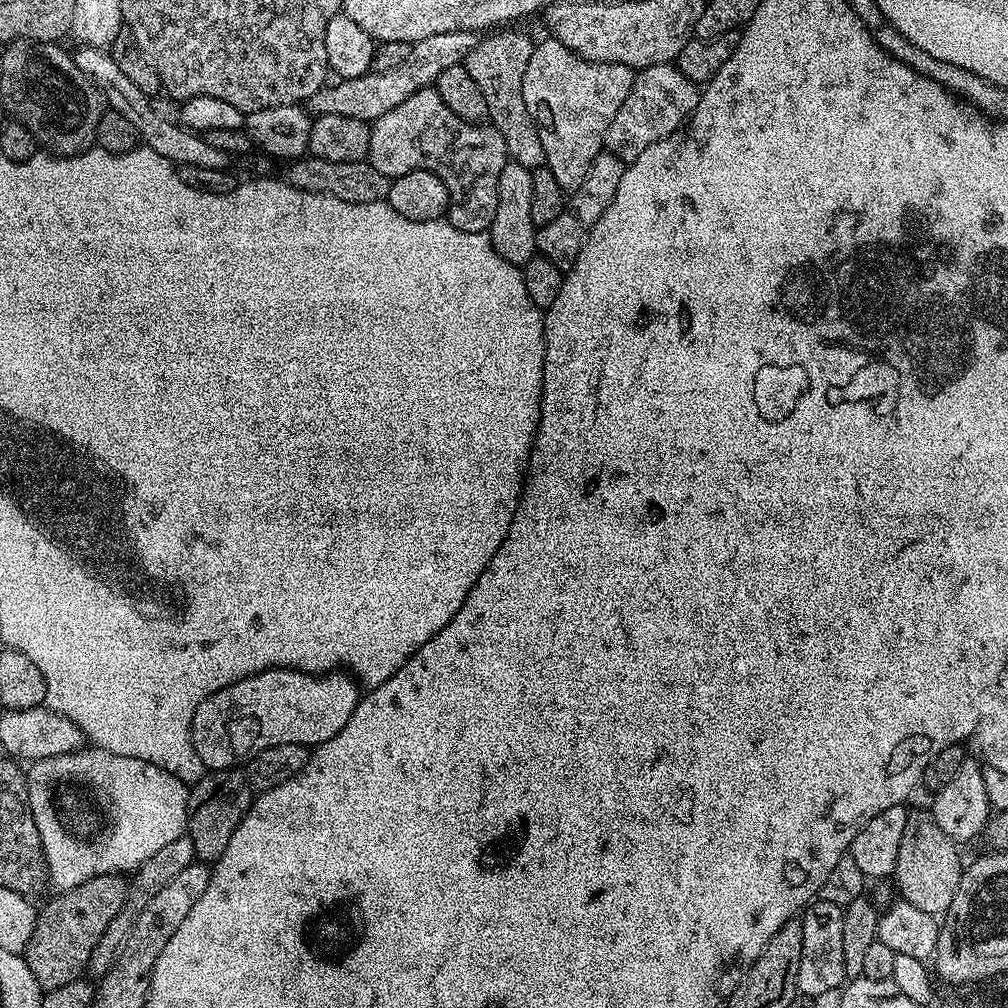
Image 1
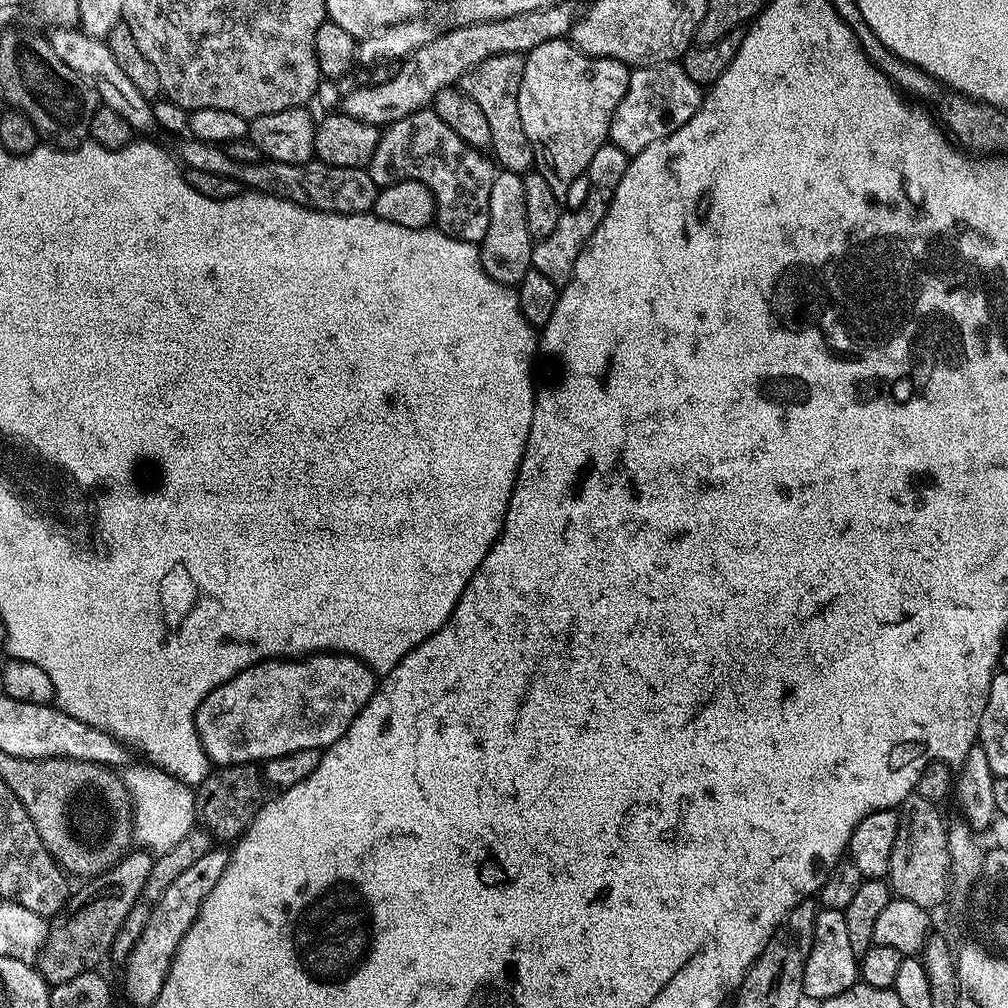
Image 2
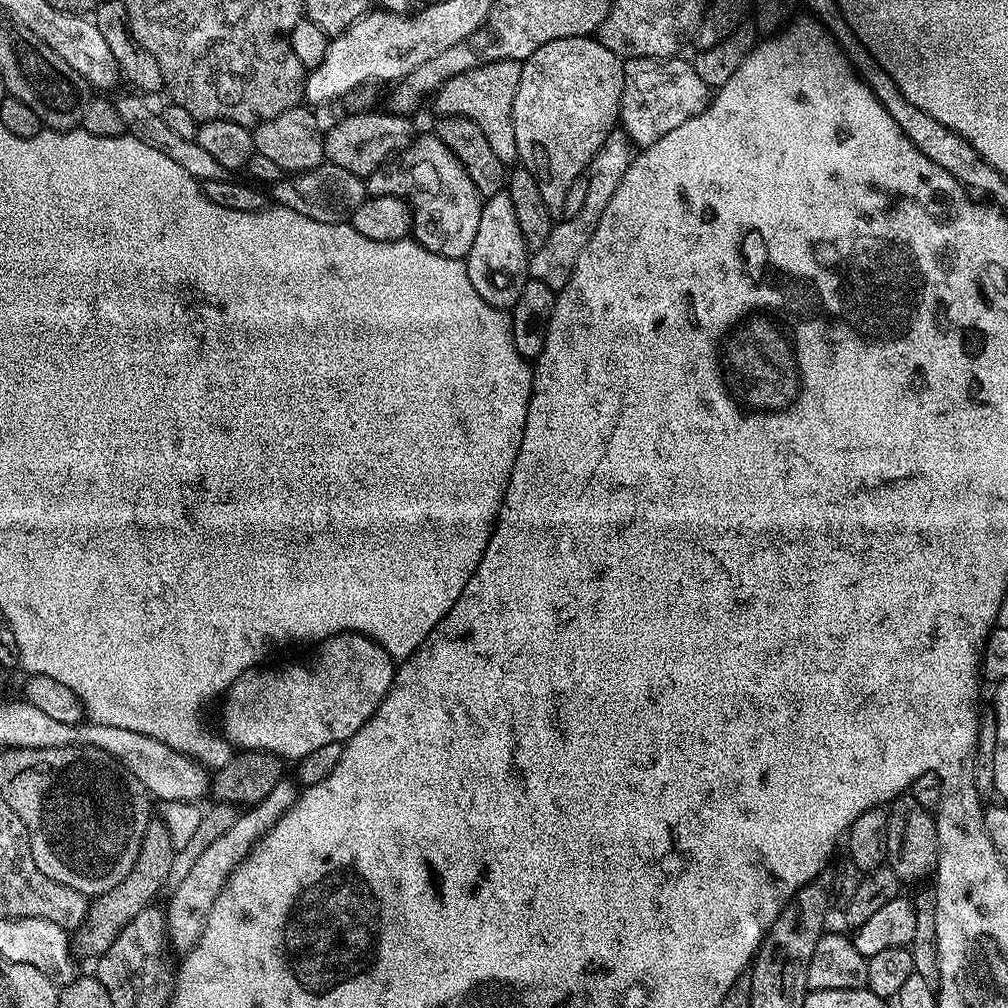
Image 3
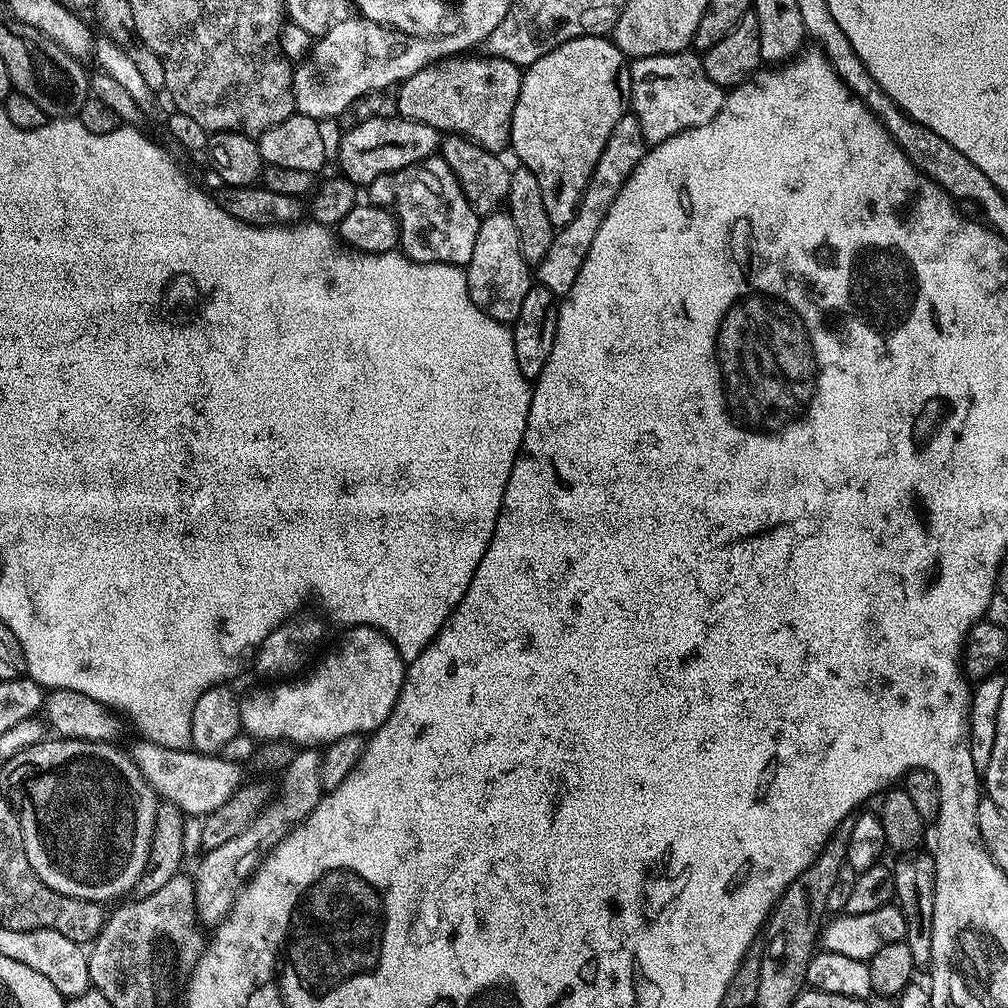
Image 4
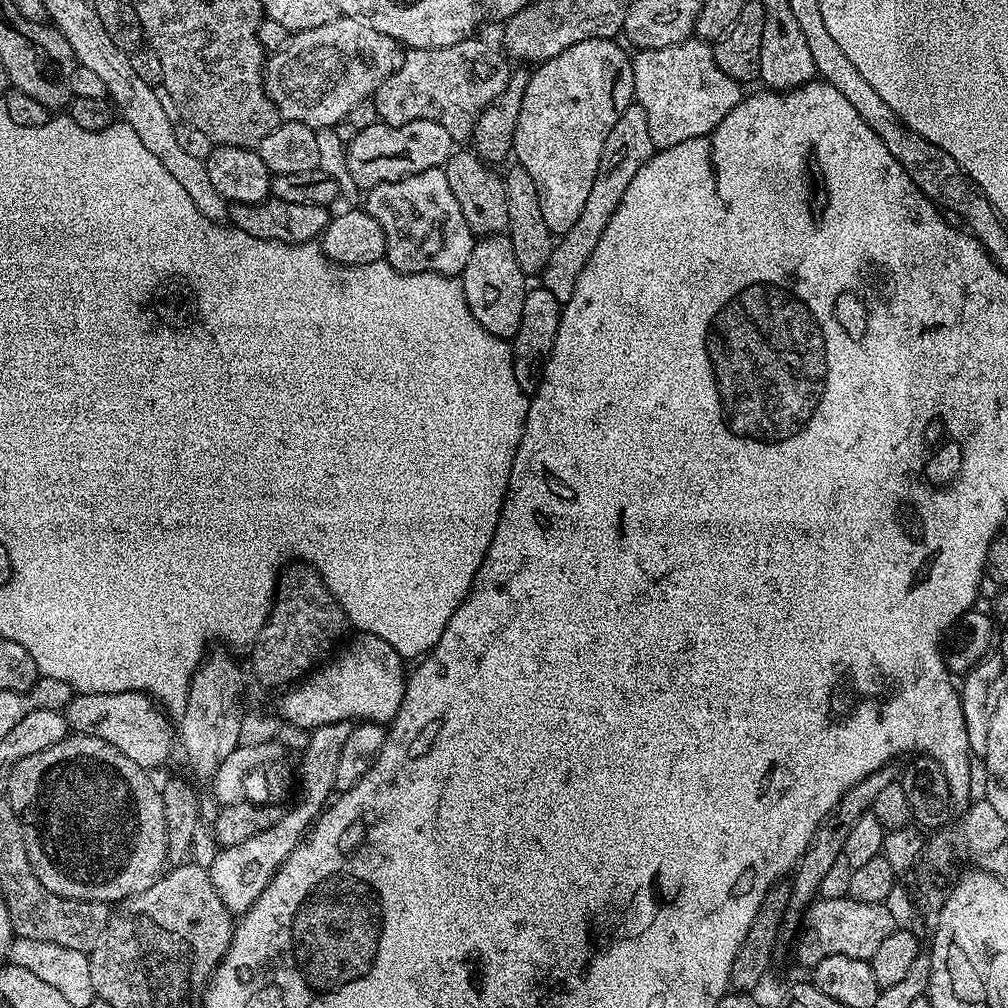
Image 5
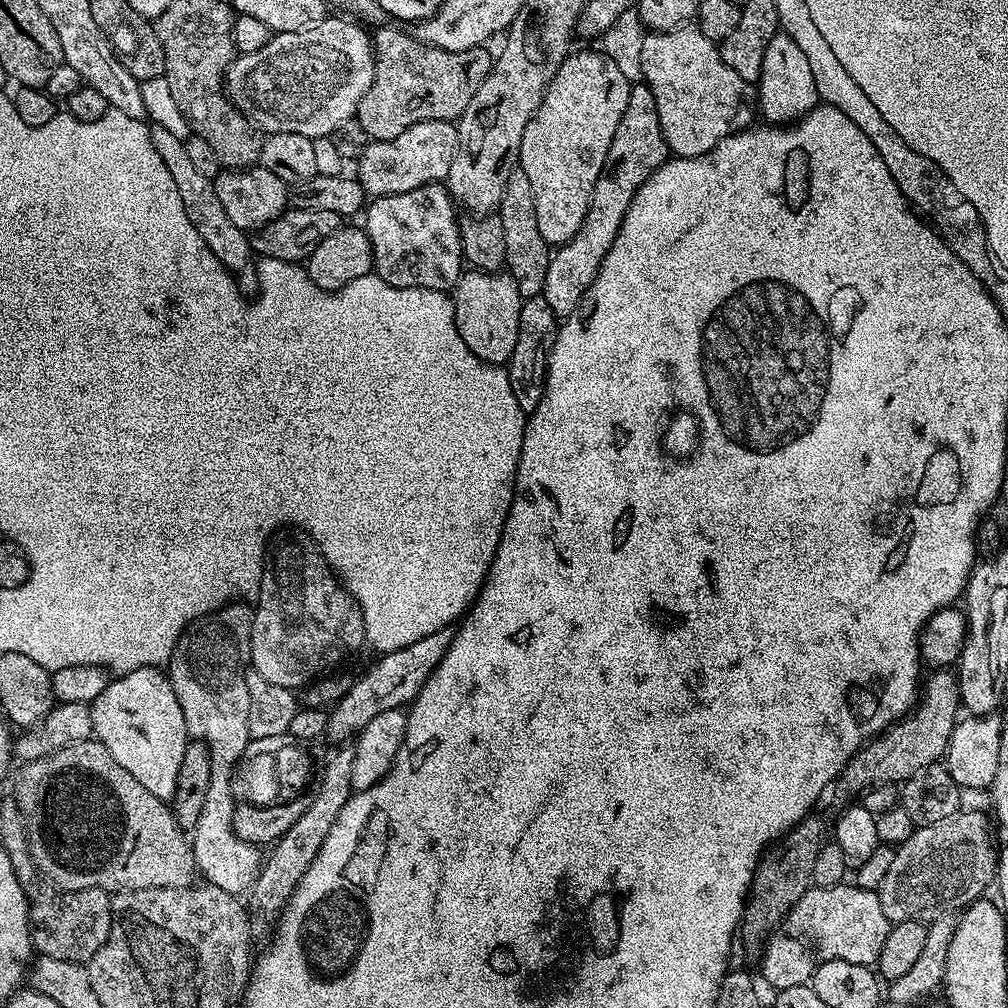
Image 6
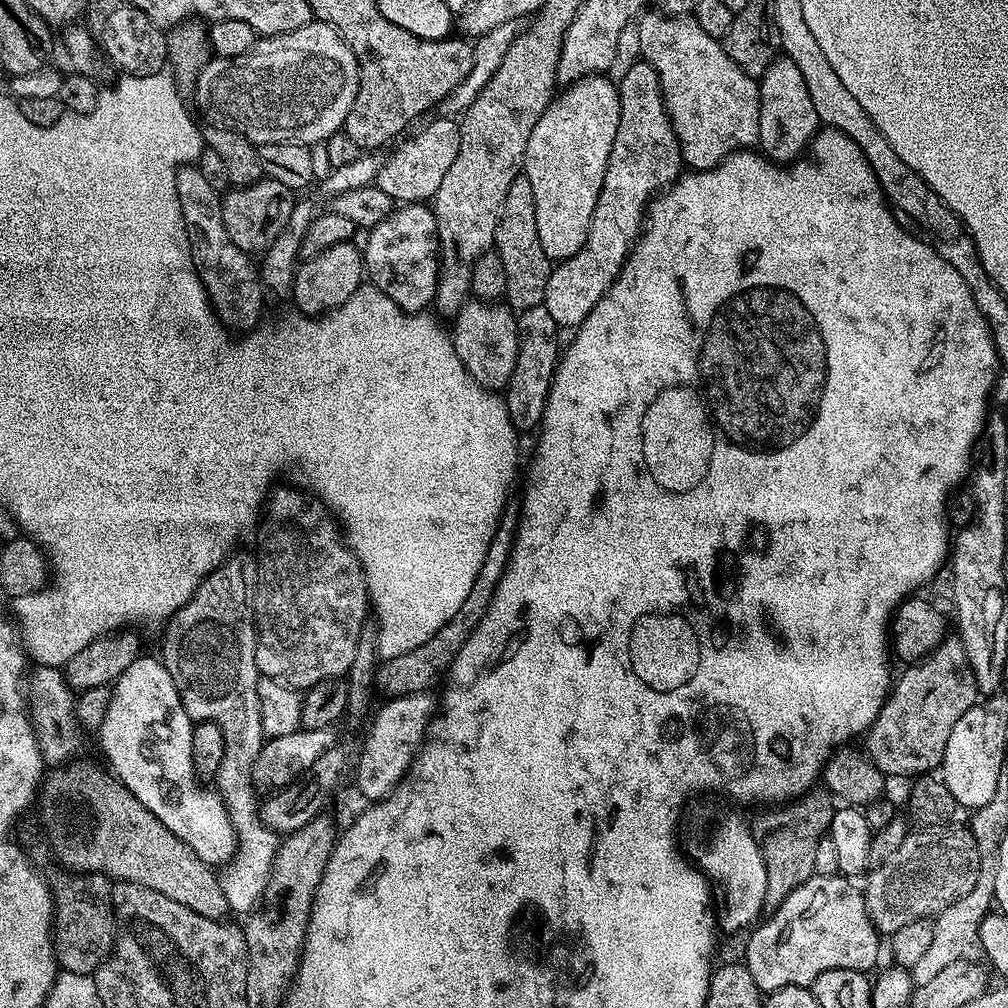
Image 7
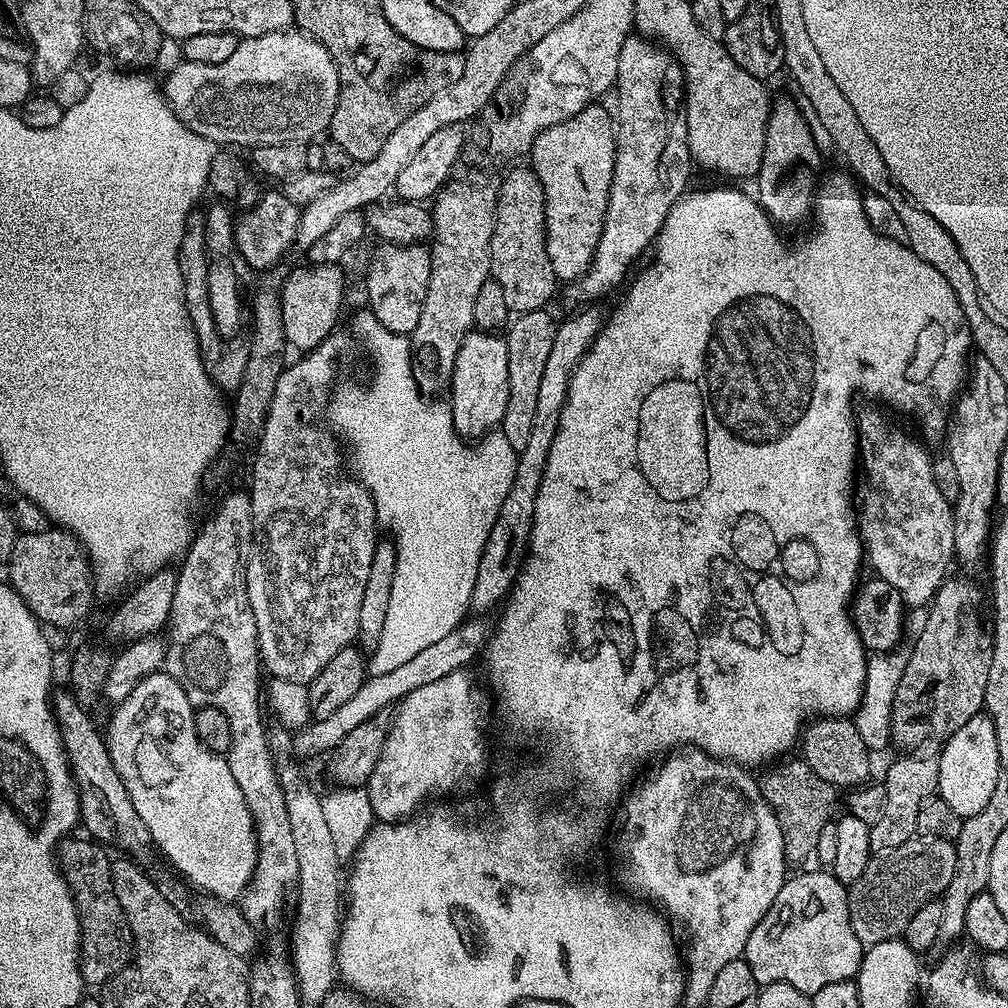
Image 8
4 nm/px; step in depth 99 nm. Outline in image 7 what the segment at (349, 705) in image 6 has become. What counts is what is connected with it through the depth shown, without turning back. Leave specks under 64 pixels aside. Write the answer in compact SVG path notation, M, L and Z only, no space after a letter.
M509 502L500 516L496 533L490 542L490 550L486 550L486 558L482 558L482 570L478 570L478 578L474 578L474 586L470 586L470 594L466 594L466 602L458 606L458 614L454 614L454 618L450 618L450 622L446 622L446 626L442 626L442 630L438 630L434 638L422 642L422 646L393 660L383 661L376 673L374 684L377 689L388 688L389 697L409 696L415 692L428 692L436 683L437 685L441 683L442 677L451 668L458 650L466 646L466 638L470 638L478 622L482 622L482 614L486 614L490 606L490 598L494 598L494 590L498 590L498 582L502 582L502 574L510 562L510 554L516 541L516 527L520 522L519 507Z

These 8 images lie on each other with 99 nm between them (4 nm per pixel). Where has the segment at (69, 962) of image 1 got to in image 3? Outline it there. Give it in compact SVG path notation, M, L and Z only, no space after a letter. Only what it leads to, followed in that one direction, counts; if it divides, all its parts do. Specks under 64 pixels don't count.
M149 819L146 834L142 838L142 846L138 850L138 858L134 862L130 874L126 874L126 878L122 878L122 882L118 882L118 886L114 886L114 890L106 890L101 896L91 897L84 921L71 933L70 949L73 957L79 958L81 961L84 959L92 962L102 954L106 954L106 950L110 950L110 946L114 946L114 938L118 938L118 934L122 934L124 927L140 911L149 907L155 901L152 899L162 892L166 874L170 874L170 862L173 855L174 849L170 842L170 834L166 830L163 820Z

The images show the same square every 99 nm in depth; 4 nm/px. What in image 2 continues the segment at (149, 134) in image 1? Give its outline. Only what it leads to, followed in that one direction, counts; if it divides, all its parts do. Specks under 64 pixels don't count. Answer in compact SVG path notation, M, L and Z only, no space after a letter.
M52 26L49 29L49 32L46 32L46 39L48 45L54 50L54 54L58 54L58 58L62 58L62 62L66 62L66 66L70 66L70 70L74 70L96 89L96 95L100 97L103 107L118 110L118 114L122 114L122 118L126 118L126 122L130 122L130 126L137 133L145 133L142 131L146 128L150 128L150 130L156 128L156 119L152 113L153 101L138 94L134 82L130 82L130 78L126 78L122 66L118 66L114 54L110 54L110 46L107 42L99 36L86 34L79 27L57 28Z

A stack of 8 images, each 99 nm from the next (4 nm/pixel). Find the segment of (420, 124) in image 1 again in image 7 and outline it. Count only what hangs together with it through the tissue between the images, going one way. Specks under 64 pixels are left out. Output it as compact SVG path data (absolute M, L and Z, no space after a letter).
M424 202L400 204L382 222L367 229L366 236L368 241L362 244L362 251L371 287L382 290L382 294L404 312L425 311L435 301L440 273L440 243L436 233L436 215L431 207Z

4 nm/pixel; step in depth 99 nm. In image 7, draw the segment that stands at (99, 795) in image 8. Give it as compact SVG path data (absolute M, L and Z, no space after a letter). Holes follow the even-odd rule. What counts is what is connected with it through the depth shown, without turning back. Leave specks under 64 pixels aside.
M45 664L33 667L26 680L28 714L32 717L32 728L36 731L36 744L44 755L45 765L64 766L84 748L86 733L76 717L76 696L74 689L60 668ZM32 676L32 677L31 677Z

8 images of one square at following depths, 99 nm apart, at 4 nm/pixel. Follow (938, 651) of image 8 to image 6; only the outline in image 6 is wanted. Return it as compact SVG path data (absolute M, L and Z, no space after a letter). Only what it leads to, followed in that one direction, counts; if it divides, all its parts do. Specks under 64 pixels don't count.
M936 670L931 675L929 680L927 677L923 681L922 691L912 711L854 753L848 759L848 765L832 781L830 797L836 810L849 807L875 785L903 785L910 774L937 763L947 753L948 742L962 712L960 681L957 673L952 670Z

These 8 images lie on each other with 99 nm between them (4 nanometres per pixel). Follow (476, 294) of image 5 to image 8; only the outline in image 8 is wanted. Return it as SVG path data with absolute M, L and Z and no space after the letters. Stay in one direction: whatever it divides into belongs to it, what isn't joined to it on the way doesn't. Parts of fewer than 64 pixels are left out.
M483 330L469 332L462 346L458 346L451 392L450 407L457 436L483 438L499 425L506 414L506 402L510 402L510 354L506 354L503 335L489 334Z

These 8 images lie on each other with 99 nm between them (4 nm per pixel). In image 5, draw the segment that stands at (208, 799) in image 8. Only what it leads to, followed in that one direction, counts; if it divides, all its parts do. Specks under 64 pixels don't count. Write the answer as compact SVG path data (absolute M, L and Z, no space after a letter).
M81 692L73 695L71 702L62 711L64 720L73 733L110 742L110 746L122 750L130 762L145 770L153 770L159 764L166 763L172 752L172 744L174 748L173 721L145 692Z

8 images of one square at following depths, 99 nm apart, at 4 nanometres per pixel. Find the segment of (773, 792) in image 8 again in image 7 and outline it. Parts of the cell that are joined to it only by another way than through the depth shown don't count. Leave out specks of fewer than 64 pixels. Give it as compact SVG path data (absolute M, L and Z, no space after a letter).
M816 786L795 800L761 812L764 813L754 820L754 831L757 840L762 842L766 862L764 907L771 910L784 901L799 884L816 875L814 854L817 853L819 840L828 834L836 808L833 794L823 787Z

